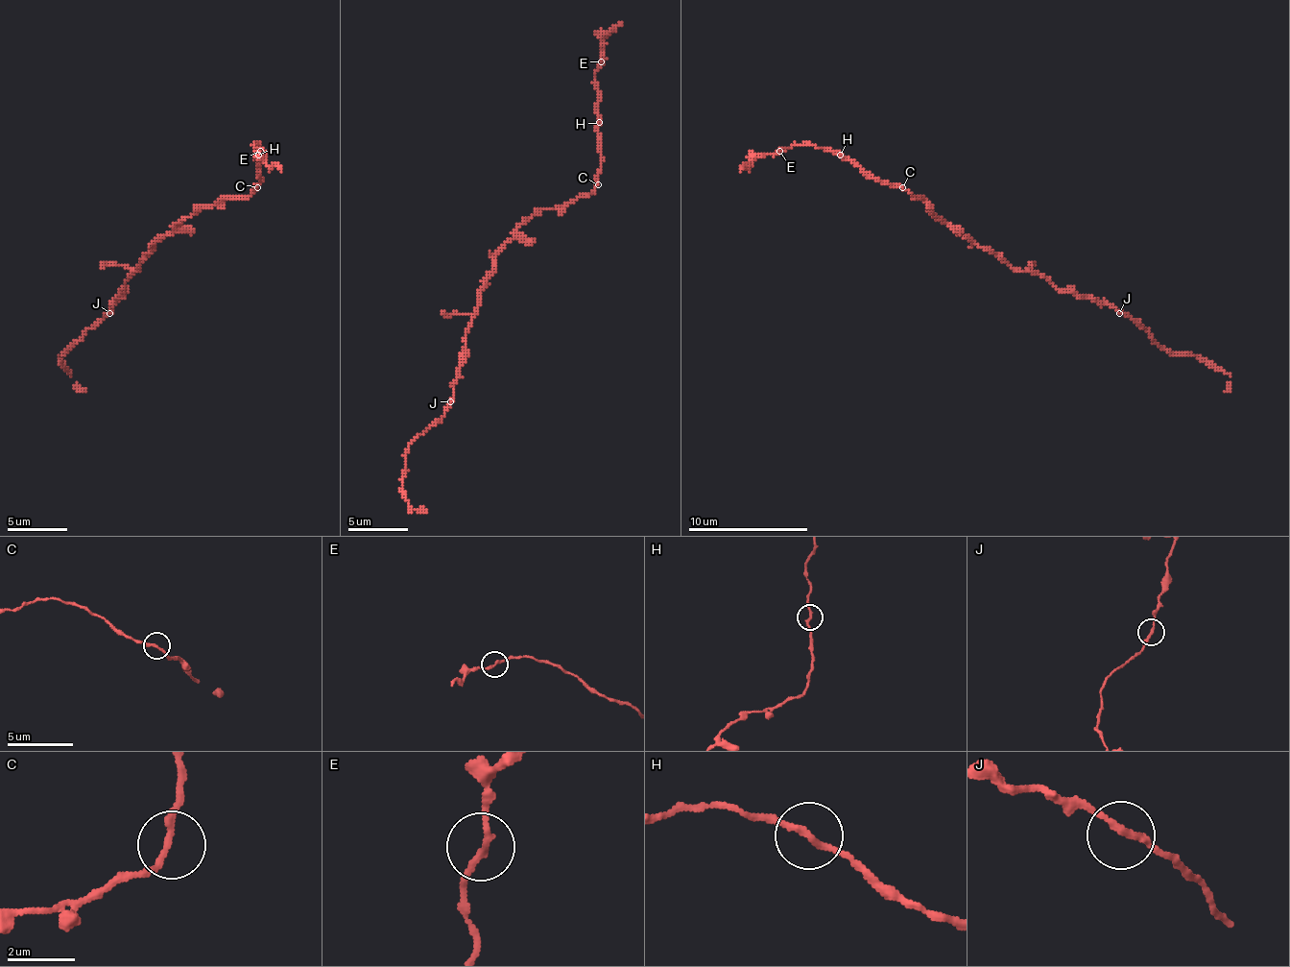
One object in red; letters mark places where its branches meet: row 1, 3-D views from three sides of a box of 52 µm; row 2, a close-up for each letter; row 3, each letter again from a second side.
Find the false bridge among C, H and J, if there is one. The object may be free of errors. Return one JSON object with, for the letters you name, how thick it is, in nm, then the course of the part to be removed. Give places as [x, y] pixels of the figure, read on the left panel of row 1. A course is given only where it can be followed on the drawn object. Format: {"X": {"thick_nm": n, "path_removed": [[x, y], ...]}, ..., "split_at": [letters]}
{"H": {"thick_nm": 200, "path_removed": [[257, 154], [254, 145], [260, 157], [281, 172]]}, "split_at": ["H"]}

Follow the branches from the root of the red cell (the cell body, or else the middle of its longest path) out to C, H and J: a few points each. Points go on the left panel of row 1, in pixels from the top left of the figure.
C: (152, 247), (203, 205), (221, 205), (226, 199), (245, 199), (257, 187)
H: (152, 247), (203, 205), (221, 205), (226, 199), (245, 199), (260, 184), (257, 154)
J: (152, 247), (137, 271), (128, 278), (125, 289), (113, 302), (109, 313)

